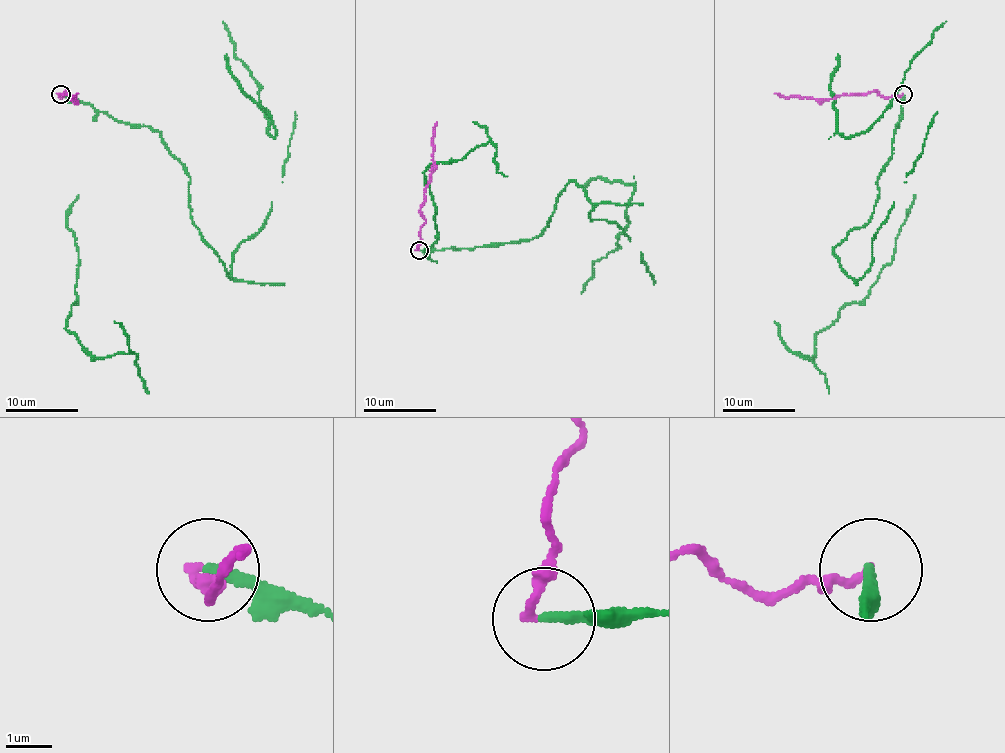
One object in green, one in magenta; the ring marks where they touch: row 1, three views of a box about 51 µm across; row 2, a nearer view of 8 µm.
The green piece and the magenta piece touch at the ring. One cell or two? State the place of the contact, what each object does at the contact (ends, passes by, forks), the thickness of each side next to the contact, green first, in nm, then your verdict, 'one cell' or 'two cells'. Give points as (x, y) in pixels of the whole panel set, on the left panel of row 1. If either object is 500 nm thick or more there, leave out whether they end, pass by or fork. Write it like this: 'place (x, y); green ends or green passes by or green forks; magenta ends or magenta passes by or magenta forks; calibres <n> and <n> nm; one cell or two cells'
place (60, 94); green ends; magenta ends; calibres 240 and 190 nm; two cells

